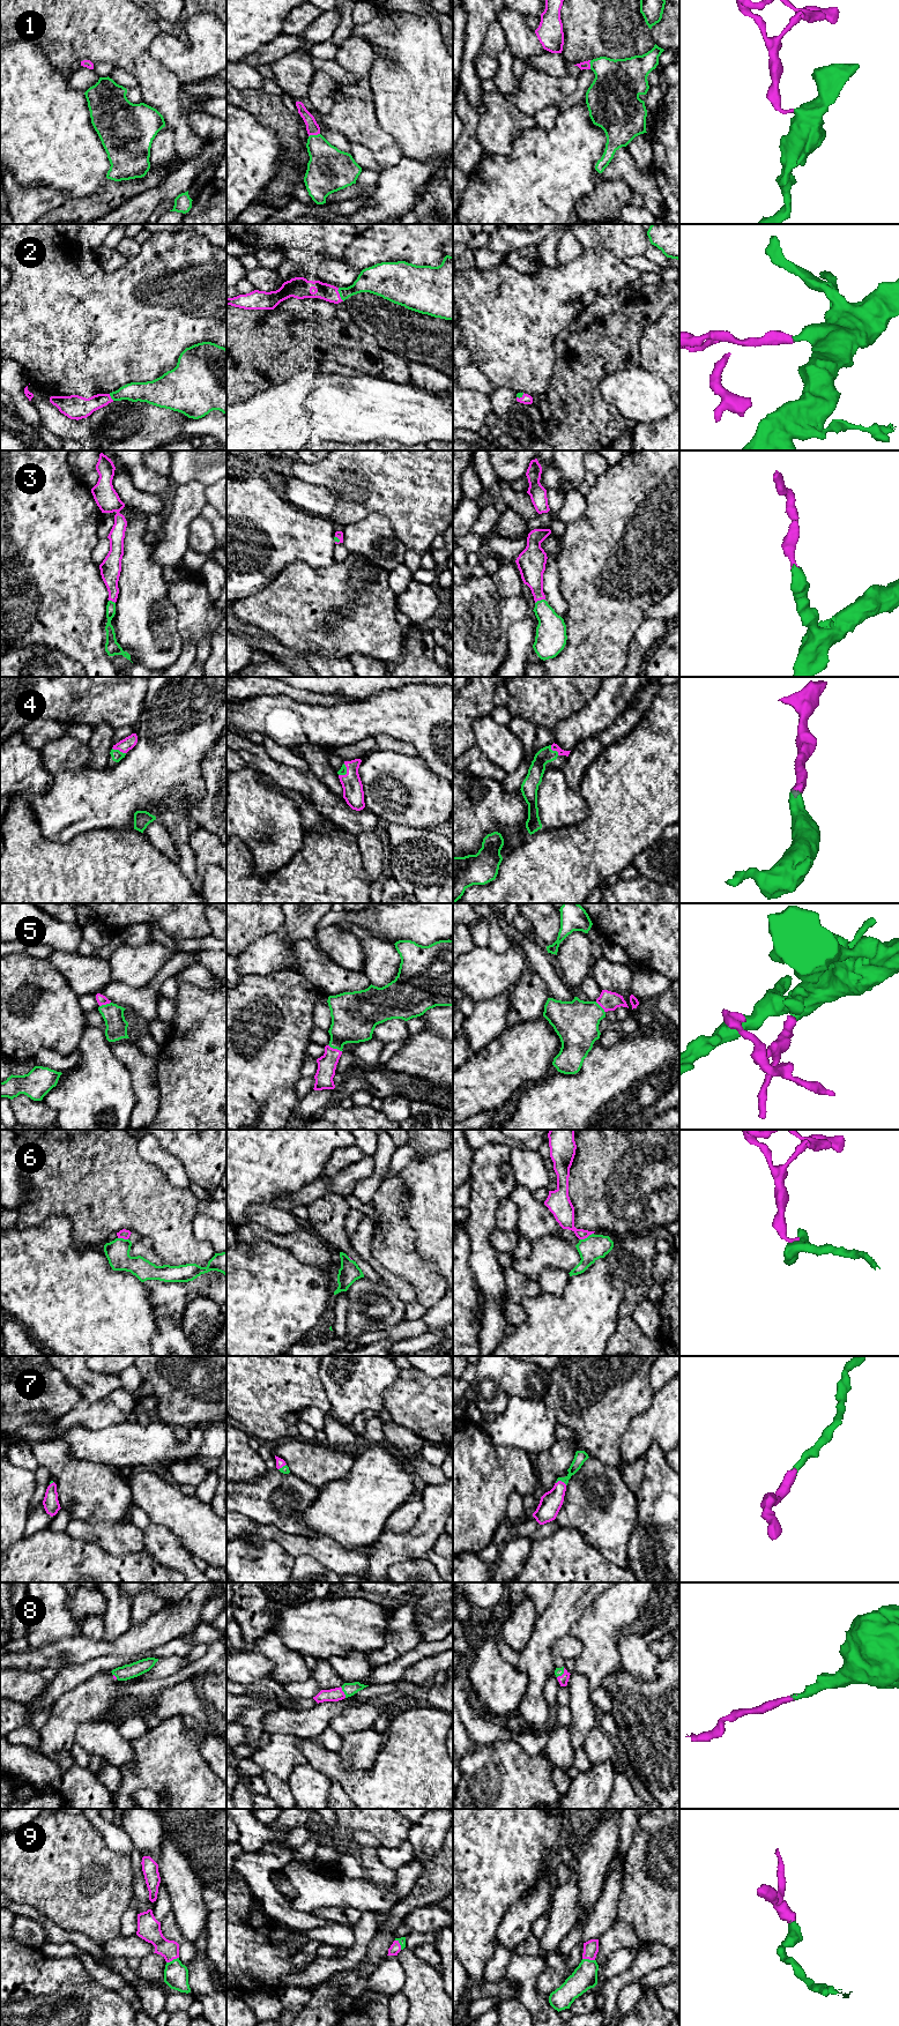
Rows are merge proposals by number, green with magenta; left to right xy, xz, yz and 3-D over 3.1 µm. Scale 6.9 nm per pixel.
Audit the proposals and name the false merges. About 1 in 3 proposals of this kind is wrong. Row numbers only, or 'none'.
6

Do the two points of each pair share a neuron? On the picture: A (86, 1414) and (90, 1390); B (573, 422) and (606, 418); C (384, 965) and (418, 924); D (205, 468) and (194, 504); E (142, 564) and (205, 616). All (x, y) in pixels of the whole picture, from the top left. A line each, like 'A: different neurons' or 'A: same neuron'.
A: different neurons
B: same neuron
C: different neurons
D: different neurons
E: different neurons

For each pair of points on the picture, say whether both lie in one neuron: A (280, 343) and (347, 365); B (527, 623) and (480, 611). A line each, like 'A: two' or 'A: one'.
A: one
B: two

